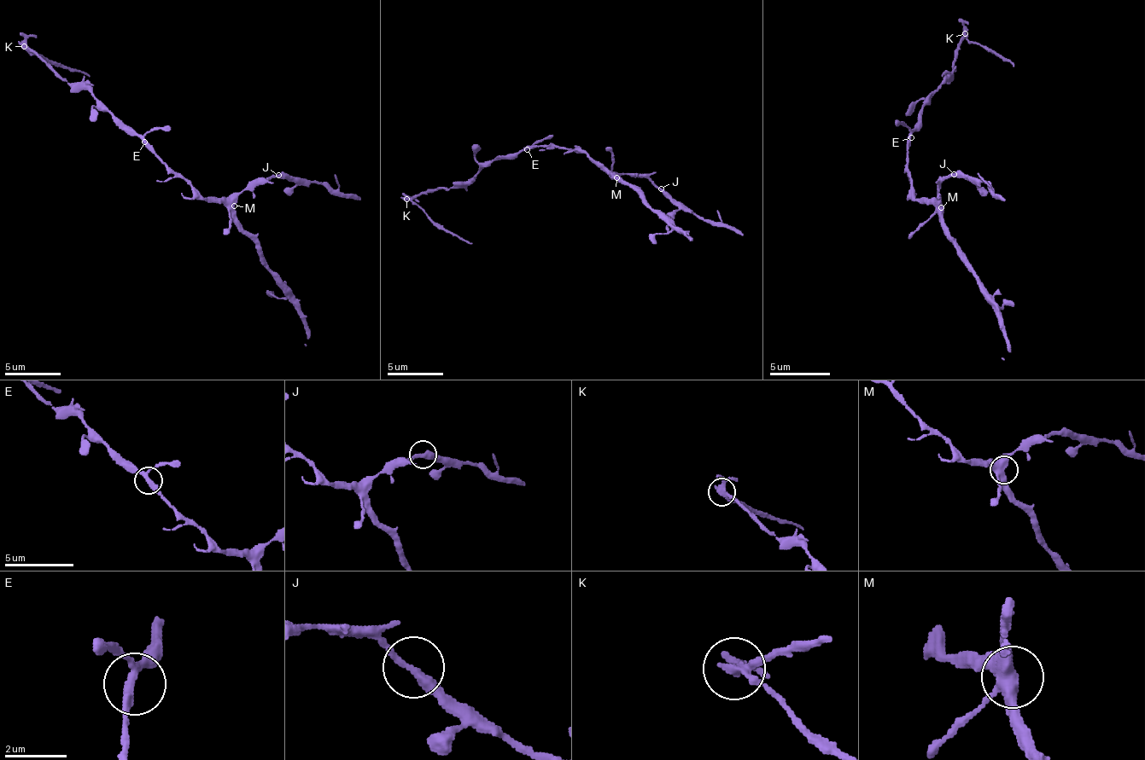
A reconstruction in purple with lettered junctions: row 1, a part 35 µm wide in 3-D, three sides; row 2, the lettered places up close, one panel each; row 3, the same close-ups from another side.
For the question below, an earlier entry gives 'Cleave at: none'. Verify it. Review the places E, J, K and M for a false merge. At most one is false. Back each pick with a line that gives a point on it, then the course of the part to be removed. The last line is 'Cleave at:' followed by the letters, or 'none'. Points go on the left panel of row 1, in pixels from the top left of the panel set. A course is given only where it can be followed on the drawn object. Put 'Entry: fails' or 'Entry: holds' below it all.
K: place (24, 46); course (25, 47), (89, 78)
Cleave at: K
Entry: fails

